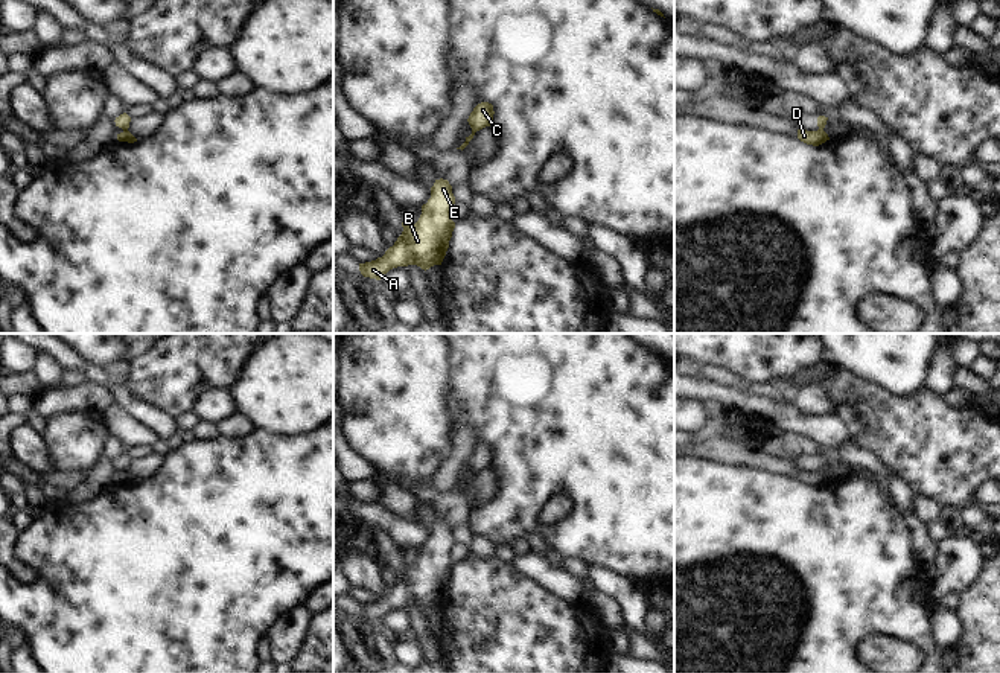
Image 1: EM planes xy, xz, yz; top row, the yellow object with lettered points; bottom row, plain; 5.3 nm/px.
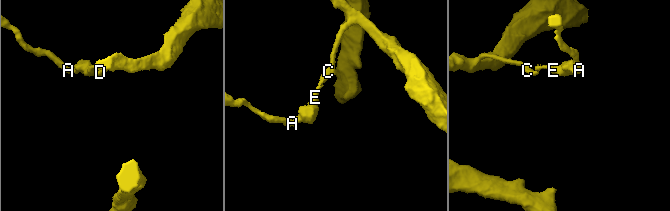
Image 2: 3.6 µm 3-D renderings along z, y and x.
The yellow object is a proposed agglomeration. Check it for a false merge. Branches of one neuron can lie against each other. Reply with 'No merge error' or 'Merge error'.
Merge error.

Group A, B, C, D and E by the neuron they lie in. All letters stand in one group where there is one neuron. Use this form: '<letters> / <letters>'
A B E / C D

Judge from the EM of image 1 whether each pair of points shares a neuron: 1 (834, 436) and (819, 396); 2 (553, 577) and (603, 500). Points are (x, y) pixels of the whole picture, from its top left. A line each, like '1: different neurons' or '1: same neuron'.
1: different neurons
2: different neurons

